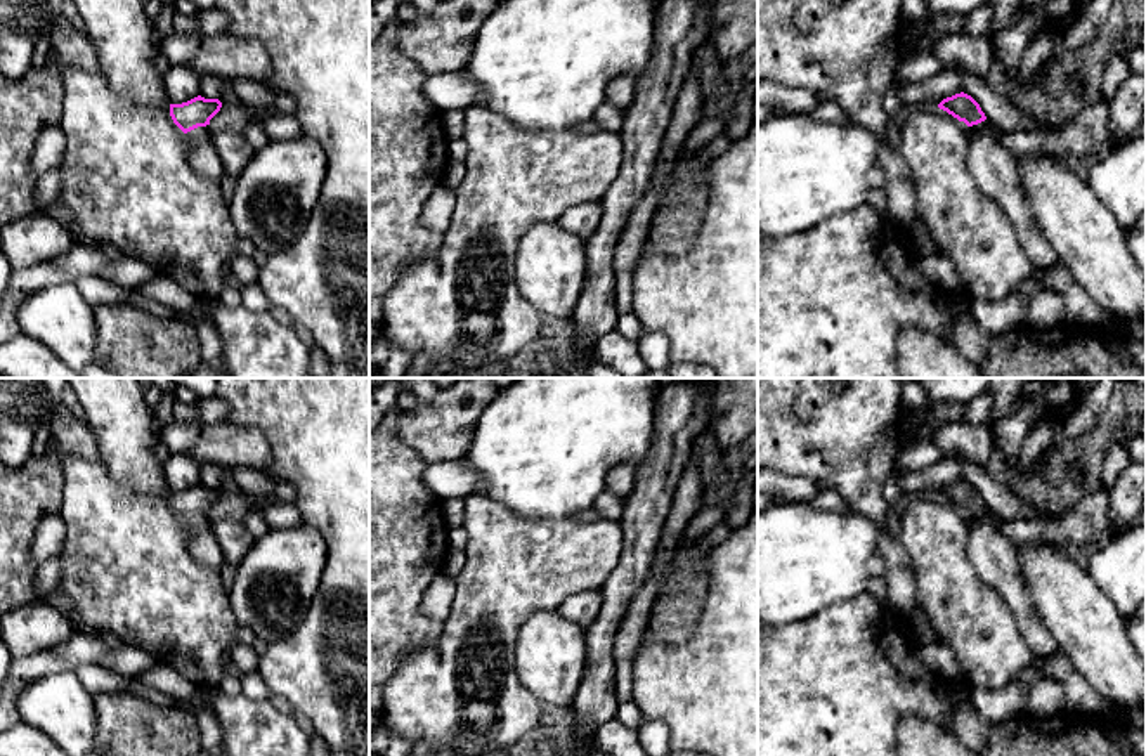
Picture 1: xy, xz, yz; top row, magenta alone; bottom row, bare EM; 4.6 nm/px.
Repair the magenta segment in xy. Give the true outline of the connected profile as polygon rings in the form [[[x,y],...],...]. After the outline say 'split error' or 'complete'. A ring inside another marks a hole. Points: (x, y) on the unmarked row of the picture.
[[[201,484],[182,491],[170,492],[173,512],[186,522],[191,557],[212,570],[220,572],[225,557],[212,529],[210,508],[220,499],[218,487],[205,487]]]; split error

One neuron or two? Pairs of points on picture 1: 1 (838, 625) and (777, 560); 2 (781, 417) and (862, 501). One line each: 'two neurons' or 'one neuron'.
1: two neurons
2: one neuron

